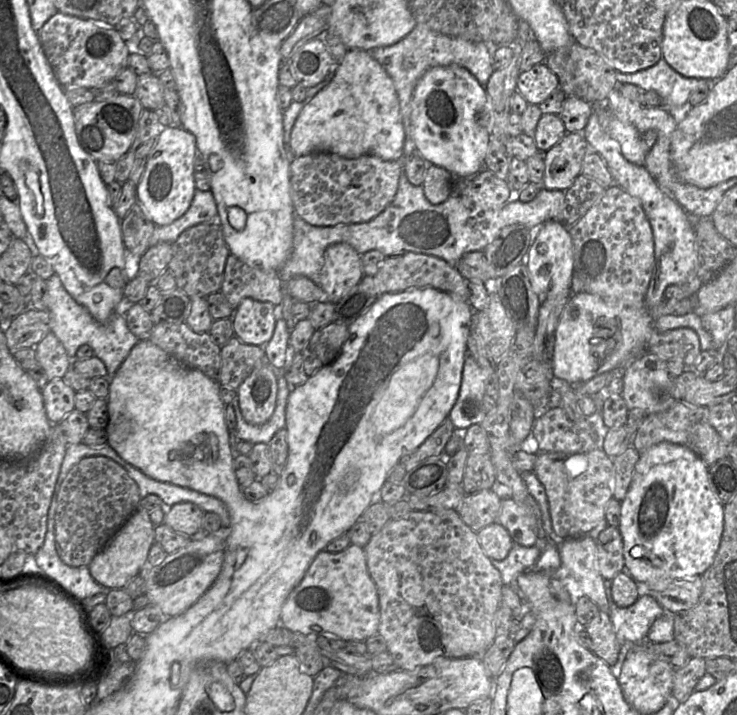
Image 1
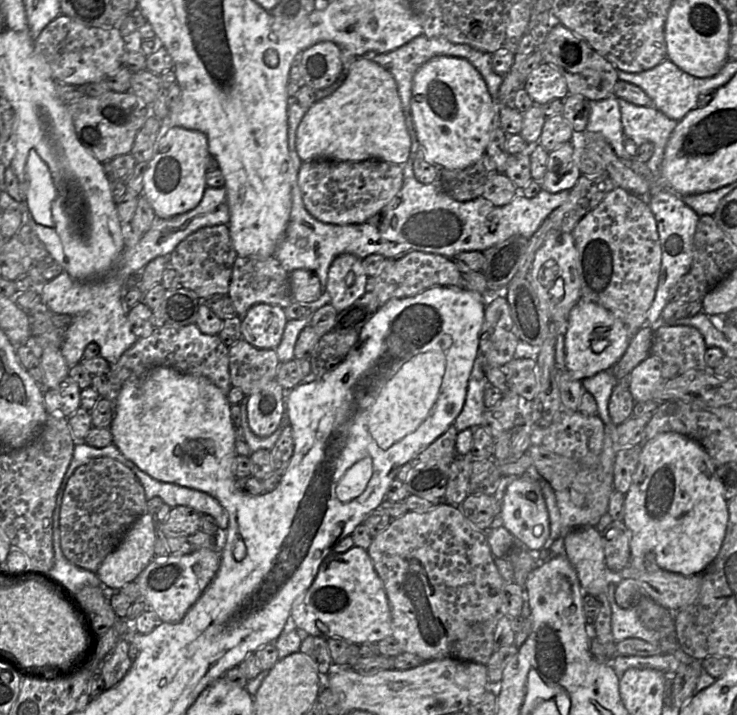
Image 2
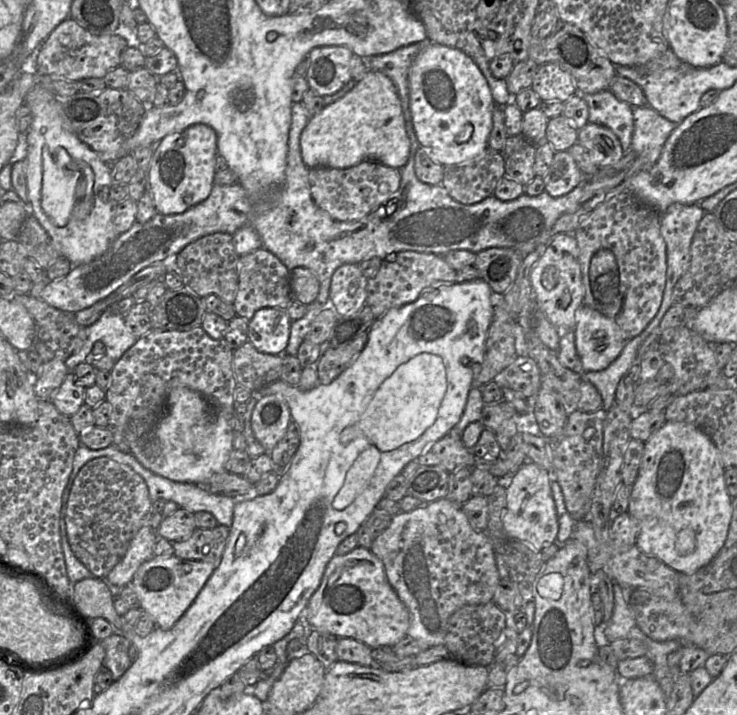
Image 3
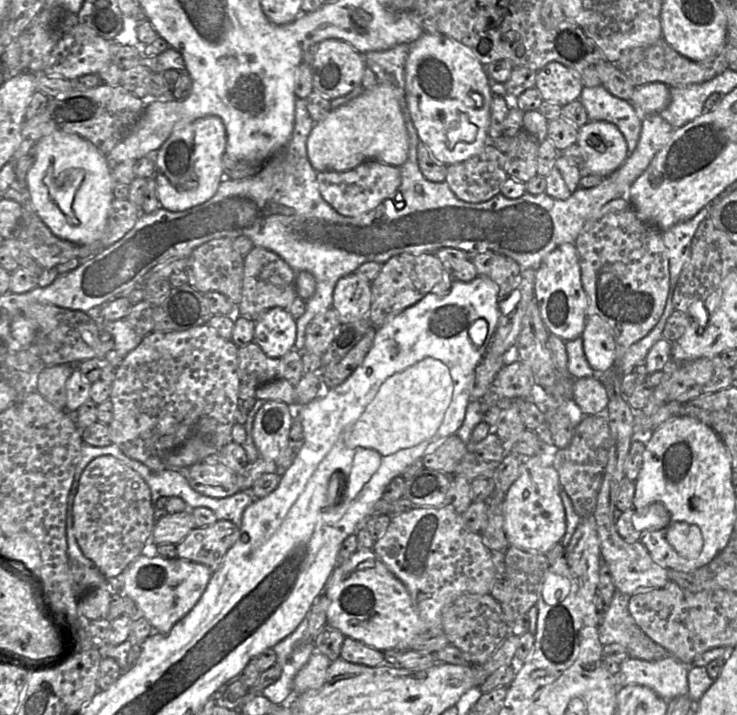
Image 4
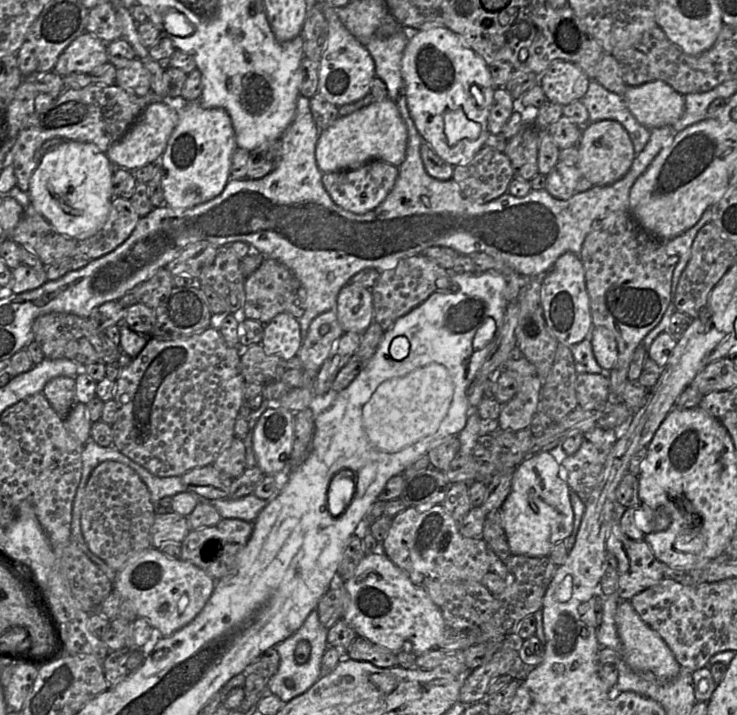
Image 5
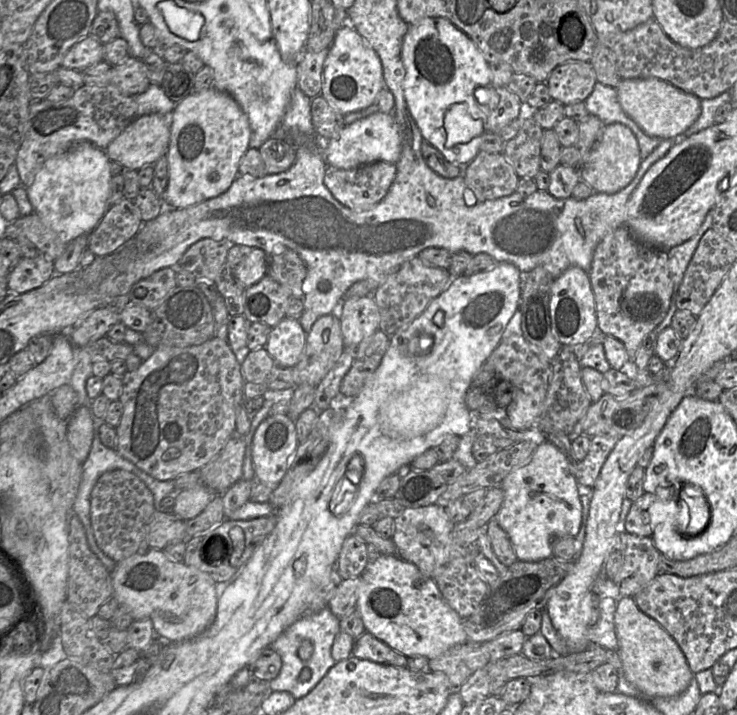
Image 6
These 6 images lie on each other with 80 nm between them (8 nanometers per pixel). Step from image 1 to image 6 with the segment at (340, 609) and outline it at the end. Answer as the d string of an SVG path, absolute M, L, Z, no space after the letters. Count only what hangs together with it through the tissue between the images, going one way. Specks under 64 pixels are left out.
M382 554L375 561L368 562L363 573L358 577L357 612L360 614L366 632L407 656L435 658L452 647L468 642L463 620L444 599L436 582L426 578L412 563L397 556Z

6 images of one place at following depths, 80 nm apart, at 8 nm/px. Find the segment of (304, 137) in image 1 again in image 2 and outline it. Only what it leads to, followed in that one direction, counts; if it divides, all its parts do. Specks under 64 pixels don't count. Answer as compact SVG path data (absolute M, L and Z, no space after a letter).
M357 57L343 84L306 111L297 128L296 147L303 162L379 159L404 165L409 158L411 139L392 74L372 59Z

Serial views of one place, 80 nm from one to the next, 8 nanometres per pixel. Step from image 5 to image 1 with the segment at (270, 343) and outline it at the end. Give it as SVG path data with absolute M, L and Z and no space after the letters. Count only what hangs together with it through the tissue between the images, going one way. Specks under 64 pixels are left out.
M252 298L243 299L232 317L235 336L243 343L265 346L276 326L275 305Z

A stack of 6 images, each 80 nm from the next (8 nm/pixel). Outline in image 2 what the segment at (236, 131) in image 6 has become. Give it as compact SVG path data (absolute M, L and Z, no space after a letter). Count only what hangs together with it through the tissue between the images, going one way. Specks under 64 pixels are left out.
M181 127L163 130L156 151L148 162L142 195L149 201L156 217L168 219L195 208L207 187L205 175L210 156L204 133Z

